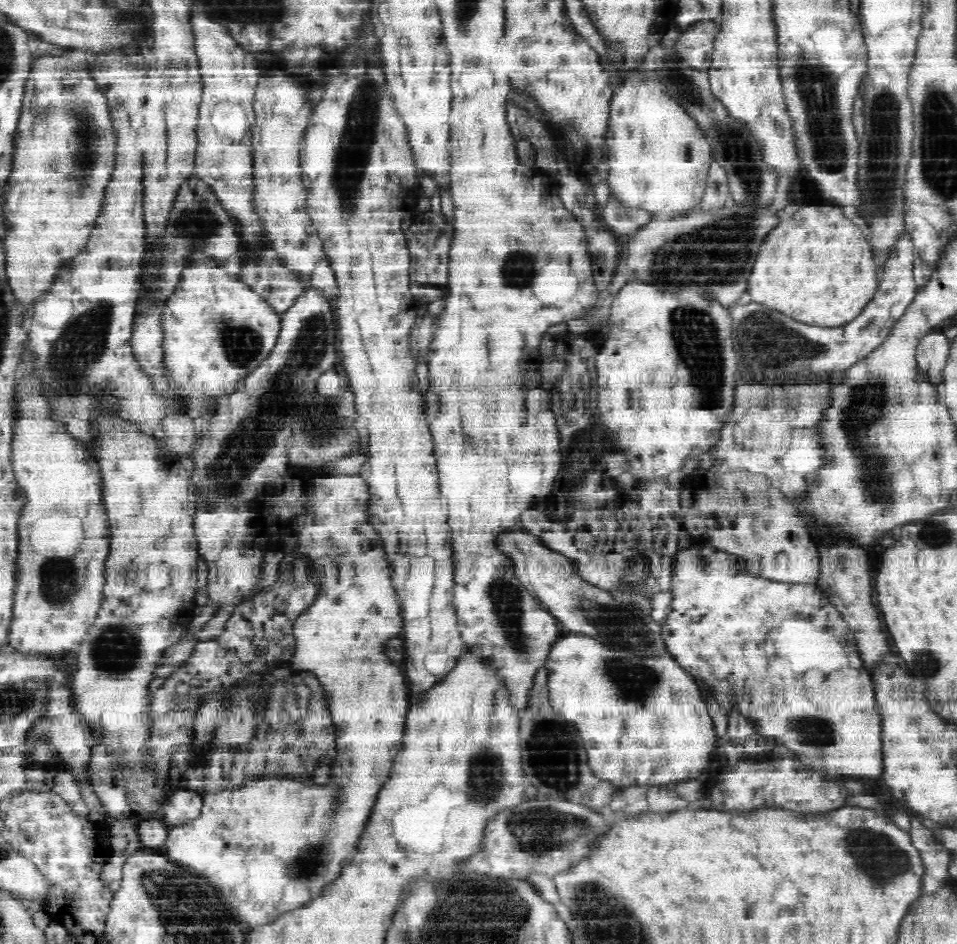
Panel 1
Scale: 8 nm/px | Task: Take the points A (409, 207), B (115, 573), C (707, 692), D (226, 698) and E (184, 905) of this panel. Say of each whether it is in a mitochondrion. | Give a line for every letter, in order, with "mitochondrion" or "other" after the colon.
A: other
B: other
C: other
D: other
E: mitochondrion

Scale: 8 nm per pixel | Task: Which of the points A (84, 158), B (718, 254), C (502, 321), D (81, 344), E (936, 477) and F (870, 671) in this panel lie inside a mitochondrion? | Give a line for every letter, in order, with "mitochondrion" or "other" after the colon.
A: mitochondrion
B: mitochondrion
C: other
D: mitochondrion
E: other
F: other

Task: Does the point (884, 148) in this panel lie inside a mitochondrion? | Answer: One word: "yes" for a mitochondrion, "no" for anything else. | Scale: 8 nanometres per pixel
yes

